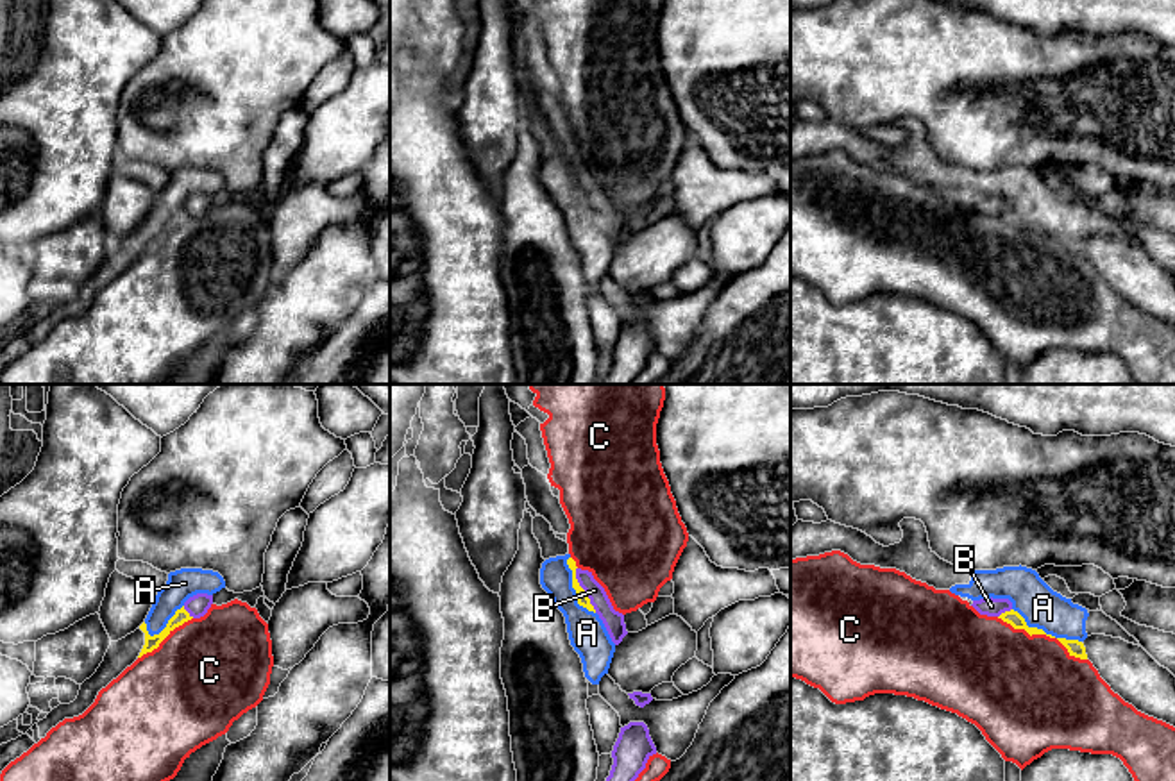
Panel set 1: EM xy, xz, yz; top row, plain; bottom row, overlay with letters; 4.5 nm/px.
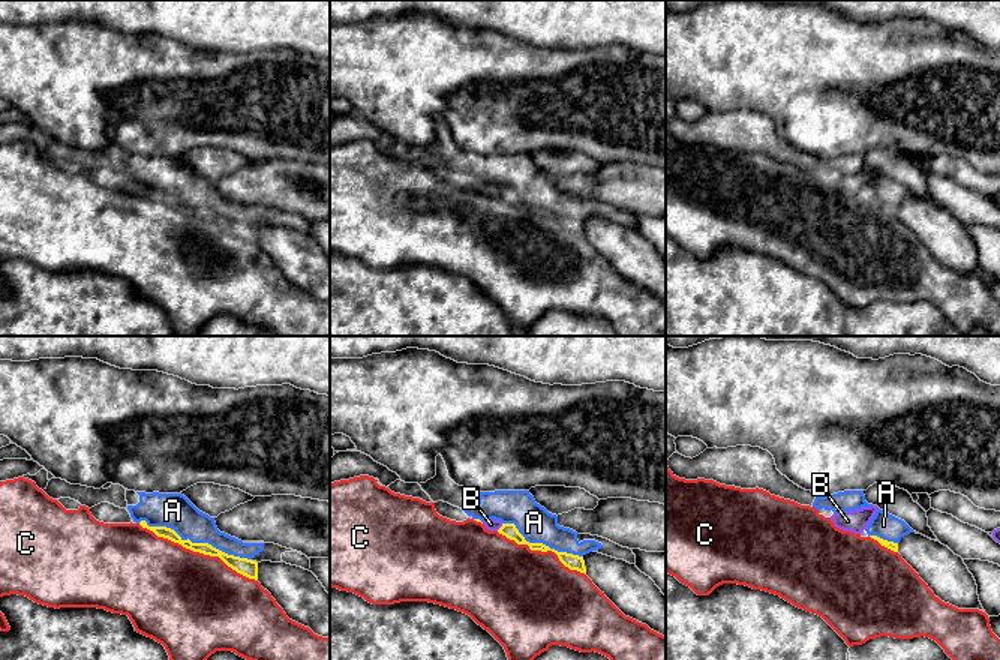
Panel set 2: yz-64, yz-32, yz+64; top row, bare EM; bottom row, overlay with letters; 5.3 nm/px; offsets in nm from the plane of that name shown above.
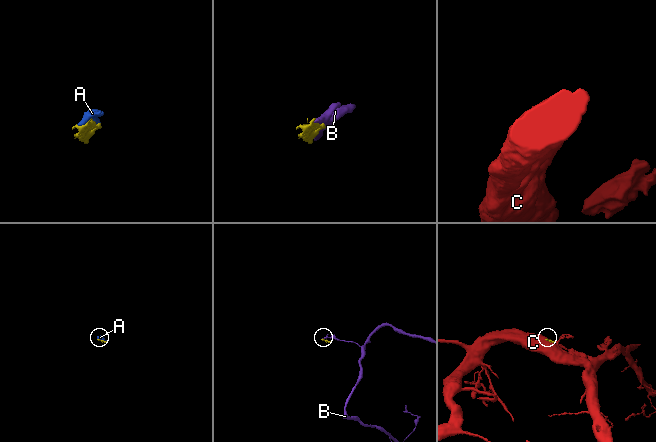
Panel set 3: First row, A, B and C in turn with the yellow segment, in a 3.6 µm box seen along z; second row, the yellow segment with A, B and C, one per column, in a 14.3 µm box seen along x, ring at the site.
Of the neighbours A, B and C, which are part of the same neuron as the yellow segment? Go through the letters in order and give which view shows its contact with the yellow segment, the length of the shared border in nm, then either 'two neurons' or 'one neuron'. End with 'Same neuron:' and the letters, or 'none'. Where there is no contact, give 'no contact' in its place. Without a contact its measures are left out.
A: meets yellow in yz; contact 340 nm long; one neuron
B: meets yellow in xz; contact 220 nm long; two neurons
C: meets yellow in yz; contact 460 nm long; two neurons
Same neuron: A

